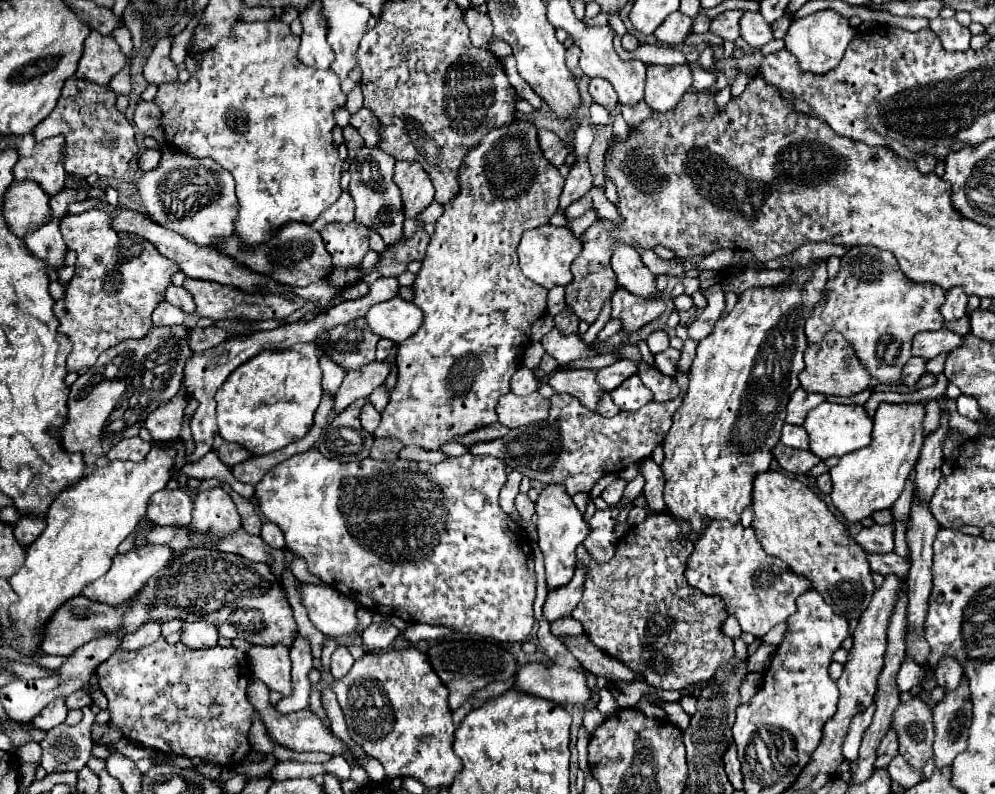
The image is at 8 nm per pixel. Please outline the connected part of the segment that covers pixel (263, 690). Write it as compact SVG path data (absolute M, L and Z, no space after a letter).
M252 678L250 684L248 684L248 698L250 698L250 704L252 704L254 710L260 715L261 719L266 724L266 730L268 734L280 744L280 746L286 746L290 750L296 750L296 752L326 752L326 754L332 754L332 756L344 756L346 760L354 760L352 756L352 750L346 742L342 742L330 726L326 726L310 708L306 710L300 710L300 712L294 712L294 714L278 714L274 710L274 706L270 704L268 700L270 690L268 686L258 680L258 678Z

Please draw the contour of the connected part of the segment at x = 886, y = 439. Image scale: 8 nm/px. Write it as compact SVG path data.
M882 402L874 416L872 442L862 450L854 450L840 458L840 462L830 468L832 474L832 504L840 510L842 518L848 524L856 524L876 510L890 508L900 492L904 482L914 468L920 450L922 450L922 404L886 404Z

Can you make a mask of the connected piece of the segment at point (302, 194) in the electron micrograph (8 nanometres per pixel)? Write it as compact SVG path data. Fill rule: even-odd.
M238 22L238 26L234 26L234 38L224 38L222 42L218 42L218 46L202 56L198 56L200 60L200 70L196 74L190 76L188 82L170 82L170 84L162 84L158 88L158 94L154 98L154 102L160 106L162 110L162 128L166 132L166 140L178 148L184 154L190 156L198 156L198 158L212 158L214 162L218 162L222 168L226 168L228 172L232 172L234 180L236 180L236 196L238 196L238 204L240 204L240 212L236 216L234 222L234 236L240 238L240 246L244 248L254 248L258 244L264 244L272 238L272 234L276 234L282 224L294 220L294 222L302 222L302 224L312 224L328 206L332 206L338 196L340 196L340 172L342 172L342 160L338 156L338 148L332 140L332 128L336 126L332 112L336 106L344 106L346 102L346 94L340 90L340 80L332 70L314 70L308 66L302 66L302 62L298 62L296 58L296 50L298 50L298 36L294 36L290 32L290 26L284 22Z

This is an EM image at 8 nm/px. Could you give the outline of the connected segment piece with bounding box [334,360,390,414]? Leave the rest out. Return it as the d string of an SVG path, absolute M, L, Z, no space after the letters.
M370 362L370 366L364 366L364 370L354 370L344 376L342 386L334 394L334 412L340 414L346 406L360 398L368 398L388 376L390 364L386 362Z

